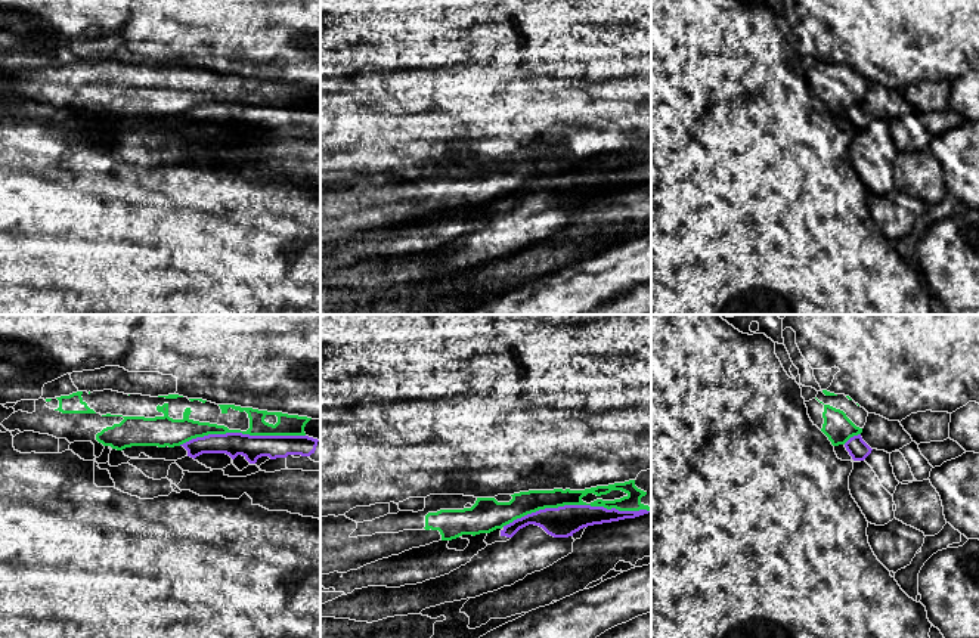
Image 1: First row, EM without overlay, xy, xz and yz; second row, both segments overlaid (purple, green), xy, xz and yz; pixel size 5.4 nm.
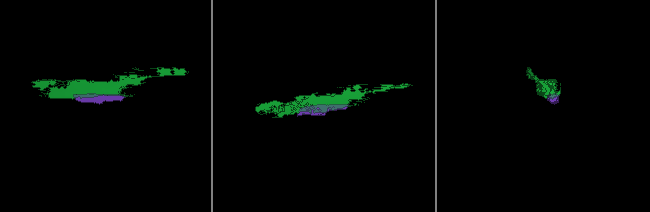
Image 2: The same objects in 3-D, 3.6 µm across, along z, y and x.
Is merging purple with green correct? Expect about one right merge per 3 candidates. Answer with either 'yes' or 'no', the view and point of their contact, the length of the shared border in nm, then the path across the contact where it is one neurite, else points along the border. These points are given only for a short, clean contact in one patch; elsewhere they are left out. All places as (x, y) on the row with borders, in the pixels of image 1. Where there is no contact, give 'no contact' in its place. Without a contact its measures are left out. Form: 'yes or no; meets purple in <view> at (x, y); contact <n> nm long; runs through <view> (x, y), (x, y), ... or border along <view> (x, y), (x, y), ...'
no; meets purple in xz at (575, 505); contact 800 nm long

